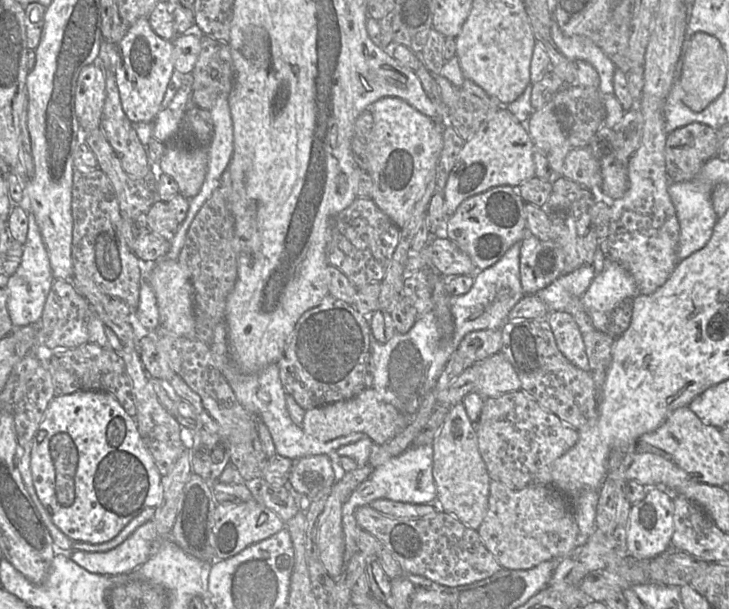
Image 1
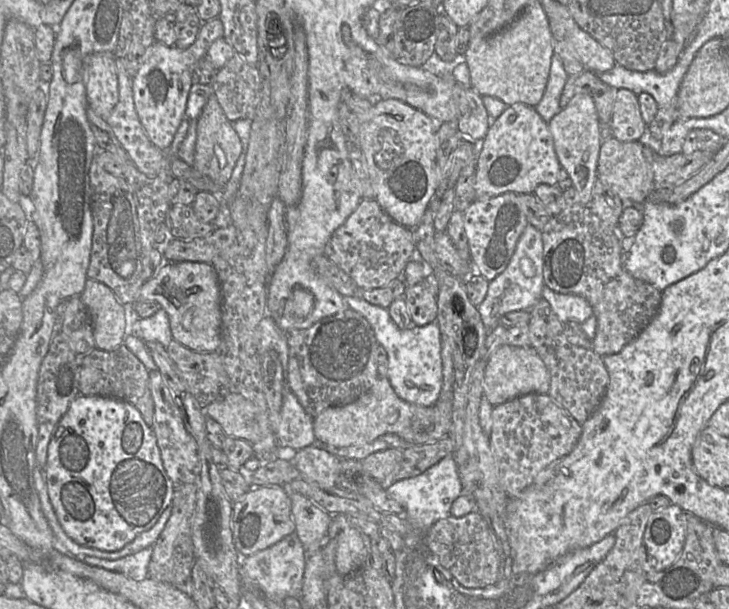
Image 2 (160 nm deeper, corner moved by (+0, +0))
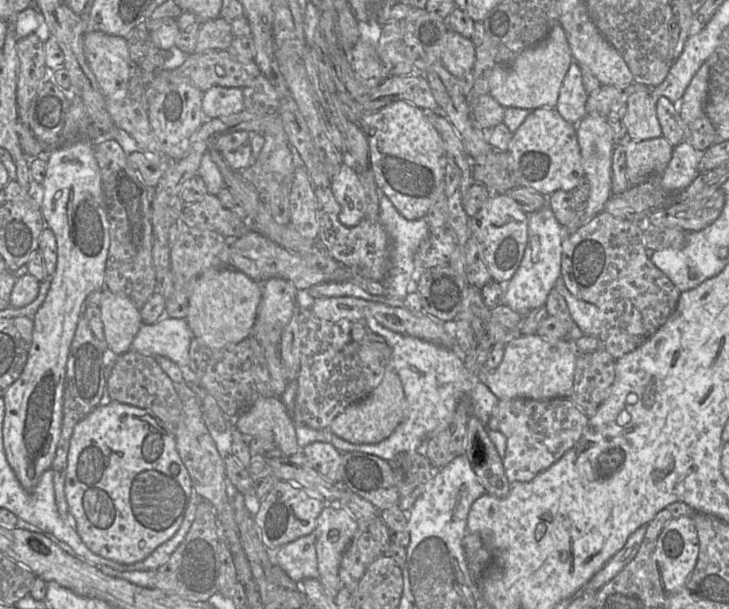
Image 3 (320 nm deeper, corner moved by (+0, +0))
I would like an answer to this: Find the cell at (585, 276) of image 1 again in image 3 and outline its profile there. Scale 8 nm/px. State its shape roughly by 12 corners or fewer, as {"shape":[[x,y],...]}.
{"shape":[[561,277],[554,289],[565,299],[584,335],[599,337],[599,309],[571,294]]}

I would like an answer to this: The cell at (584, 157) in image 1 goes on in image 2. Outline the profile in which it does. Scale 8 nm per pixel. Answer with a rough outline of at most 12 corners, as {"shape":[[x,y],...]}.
{"shape":[[603,140],[597,175],[623,204],[654,189],[651,151]]}

